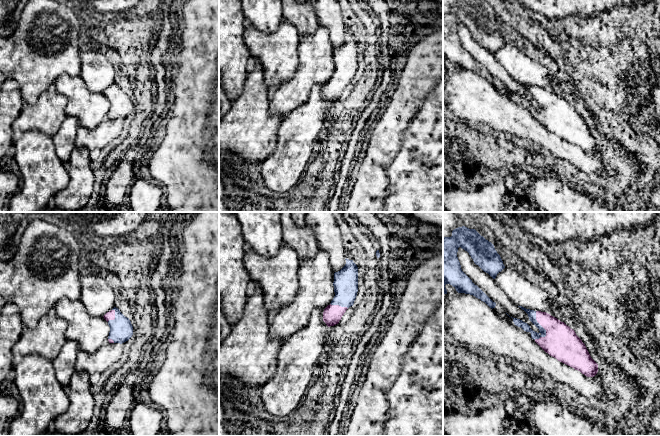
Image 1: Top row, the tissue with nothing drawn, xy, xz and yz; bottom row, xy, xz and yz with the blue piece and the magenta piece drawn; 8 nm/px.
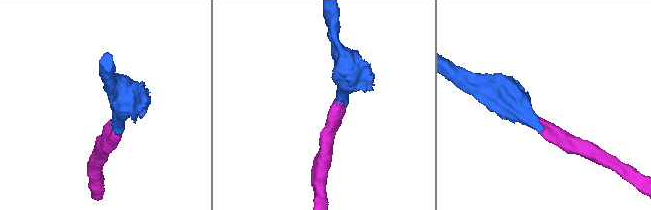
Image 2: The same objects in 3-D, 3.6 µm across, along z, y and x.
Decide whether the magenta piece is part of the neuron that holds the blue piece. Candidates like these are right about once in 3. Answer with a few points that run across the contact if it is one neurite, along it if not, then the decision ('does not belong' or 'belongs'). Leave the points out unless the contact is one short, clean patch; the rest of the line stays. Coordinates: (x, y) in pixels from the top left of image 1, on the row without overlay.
line yz (531, 89), (542, 103), (561, 118); belongs

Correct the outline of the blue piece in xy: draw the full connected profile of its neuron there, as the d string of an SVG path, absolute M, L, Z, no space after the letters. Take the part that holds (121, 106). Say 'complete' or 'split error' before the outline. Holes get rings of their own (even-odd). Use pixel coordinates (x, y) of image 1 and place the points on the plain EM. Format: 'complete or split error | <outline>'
split error | M114 83L107 88L104 95L108 98L110 108L108 112L109 119L124 119L133 111L133 102L129 94L125 93L118 84Z

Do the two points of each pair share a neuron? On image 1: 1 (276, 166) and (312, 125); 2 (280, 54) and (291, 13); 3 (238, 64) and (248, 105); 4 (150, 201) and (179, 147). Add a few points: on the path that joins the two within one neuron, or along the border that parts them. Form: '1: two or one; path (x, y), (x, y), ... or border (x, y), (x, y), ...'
1: one; path (286, 156), (293, 149), (294, 143), (302, 135)
2: two; border (283, 18), (296, 28), (300, 37)
3: two; border (248, 73), (243, 89), (230, 101)
4: two; border (157, 184), (160, 186)

